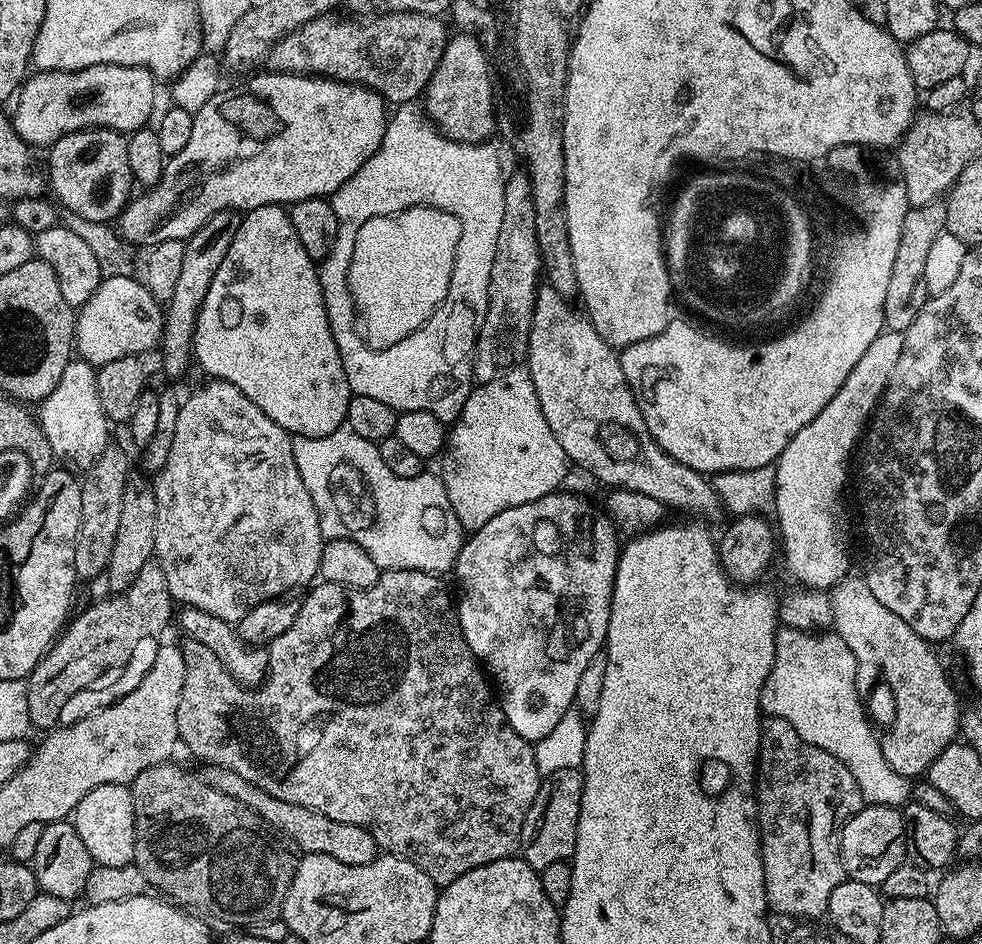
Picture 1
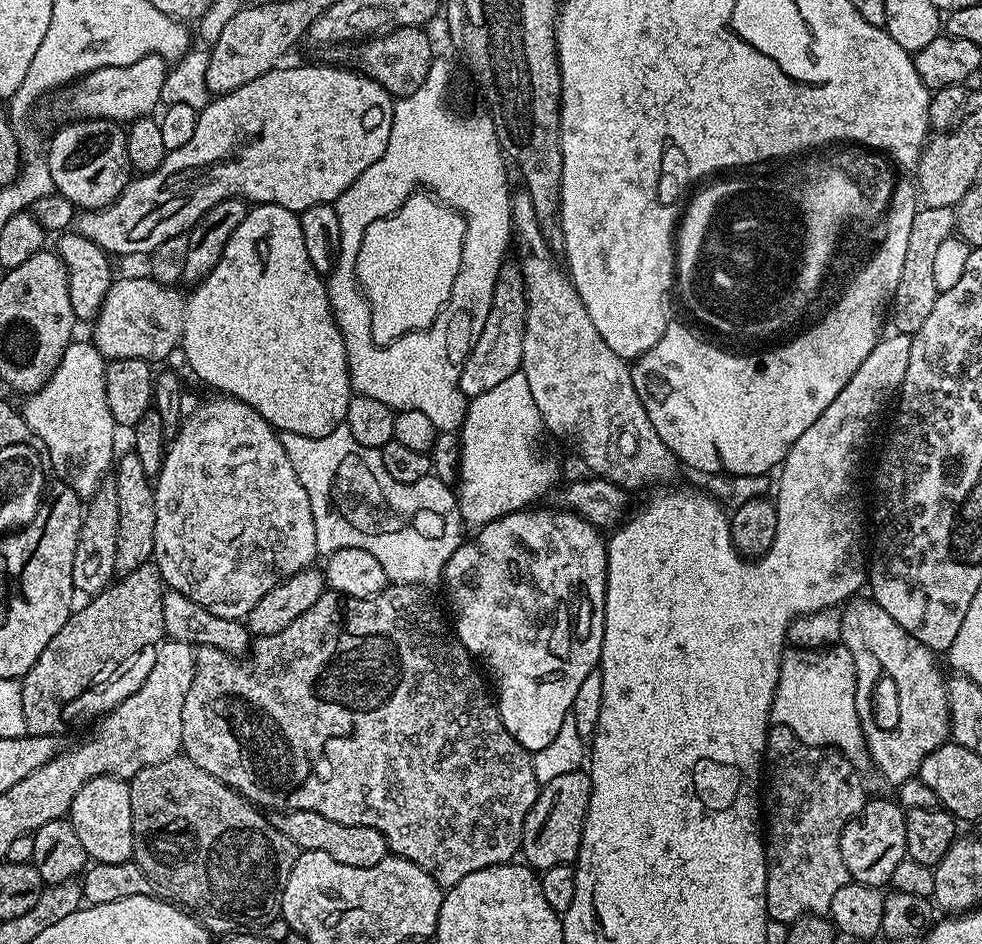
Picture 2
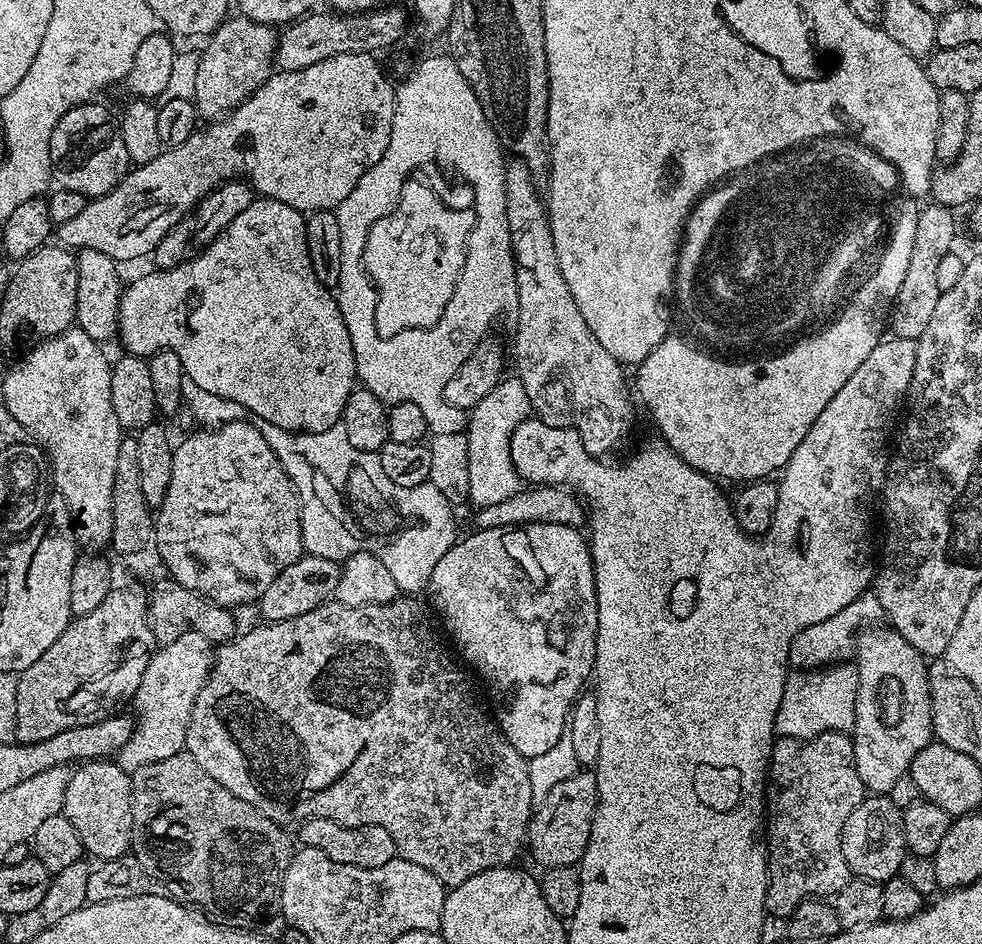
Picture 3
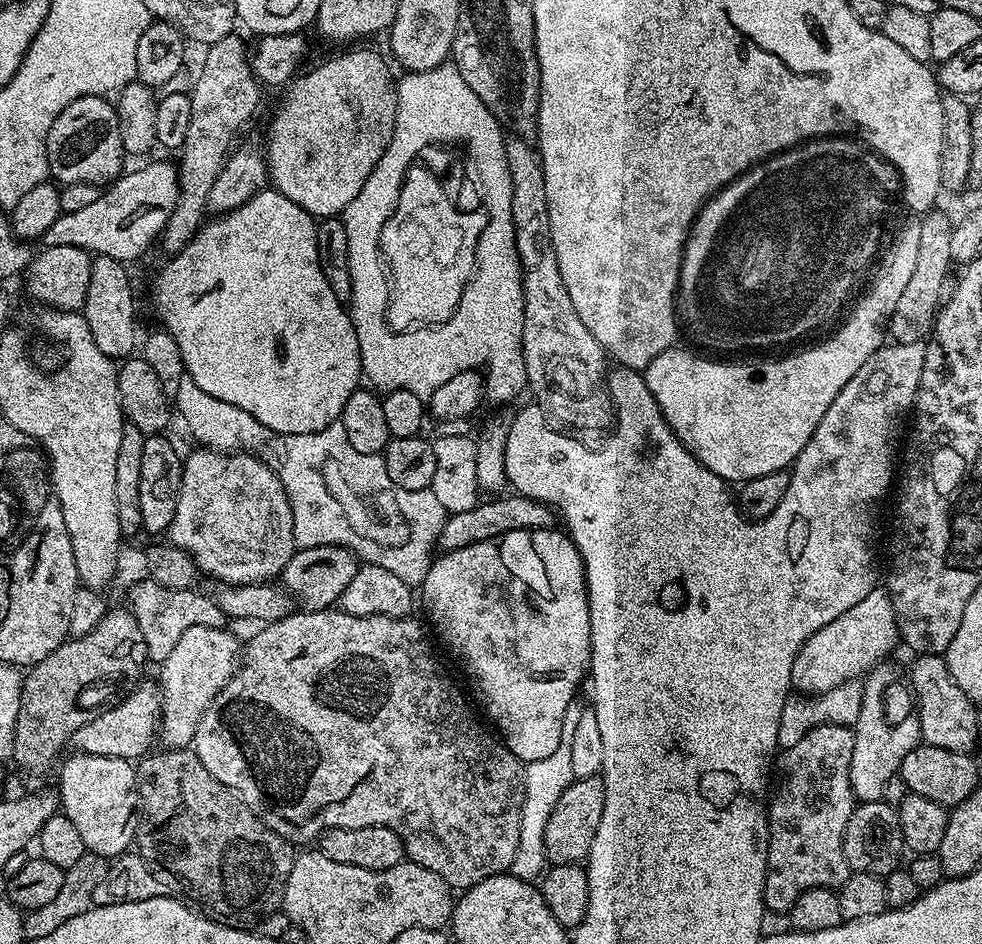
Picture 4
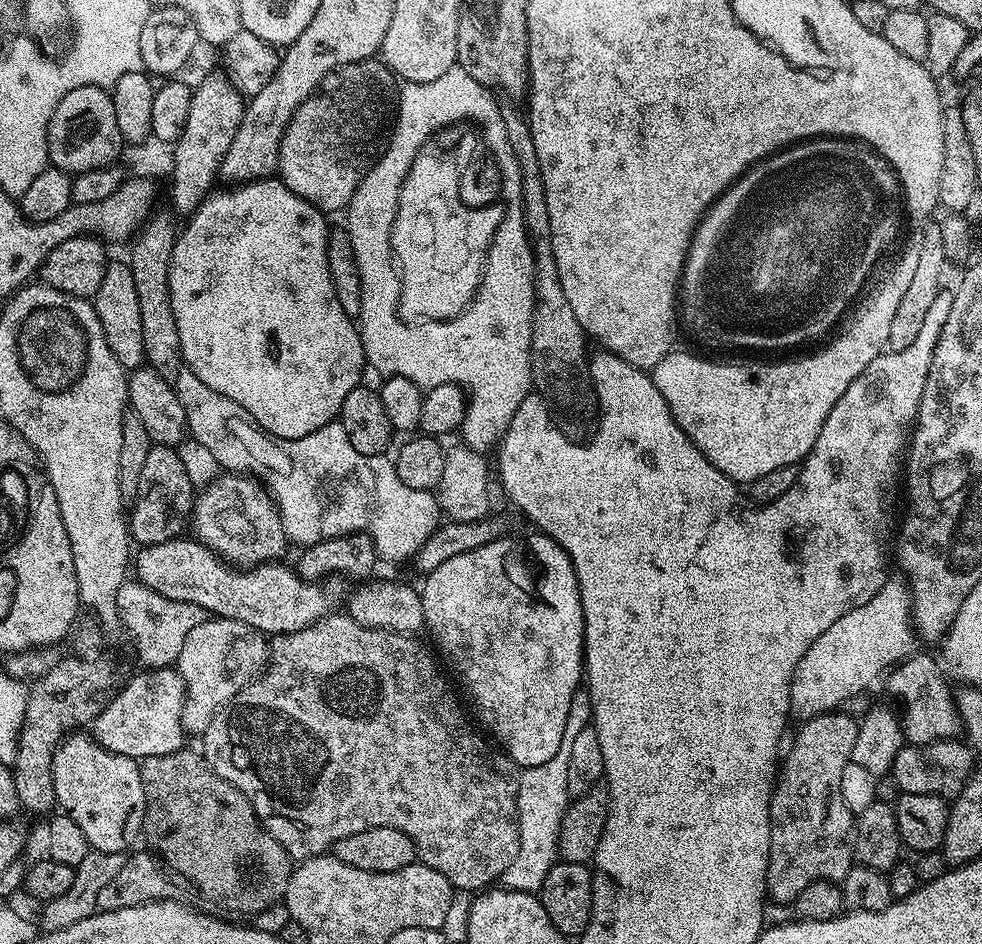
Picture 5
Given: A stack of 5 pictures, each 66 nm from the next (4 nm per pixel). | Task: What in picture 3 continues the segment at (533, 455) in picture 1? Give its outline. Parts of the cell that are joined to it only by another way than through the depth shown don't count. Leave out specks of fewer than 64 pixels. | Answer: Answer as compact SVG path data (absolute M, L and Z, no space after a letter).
M505 378L498 386L494 386L494 390L490 390L490 394L486 394L486 398L482 398L482 402L478 402L478 406L474 406L467 413L466 435L469 442L470 476L468 499L472 504L476 503L477 509L494 506L496 502L503 502L506 498L510 498L514 493L520 491L522 481L516 473L516 467L512 461L511 442L516 428L523 420L529 419L531 412L532 403L528 401L528 395L519 378Z

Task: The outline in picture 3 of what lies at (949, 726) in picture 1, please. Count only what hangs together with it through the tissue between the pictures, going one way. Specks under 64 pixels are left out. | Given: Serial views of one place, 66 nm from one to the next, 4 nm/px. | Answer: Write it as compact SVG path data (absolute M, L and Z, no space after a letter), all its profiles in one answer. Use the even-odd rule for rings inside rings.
M865 627L854 641L854 663L860 675L860 681L858 682L858 698L854 702L854 726L850 735L854 746L858 778L862 778L865 789L872 794L888 794L891 787L894 786L894 782L908 774L908 768L914 762L914 754L918 754L918 750L922 750L934 740L932 699L930 698L926 657L918 650L914 650L914 646L910 646L910 642L906 642L906 638L902 638L902 634L895 628L880 627ZM887 676L896 680L897 686L900 687L901 700L900 717L897 718L896 724L890 725L889 728L880 721L880 680L886 679Z

